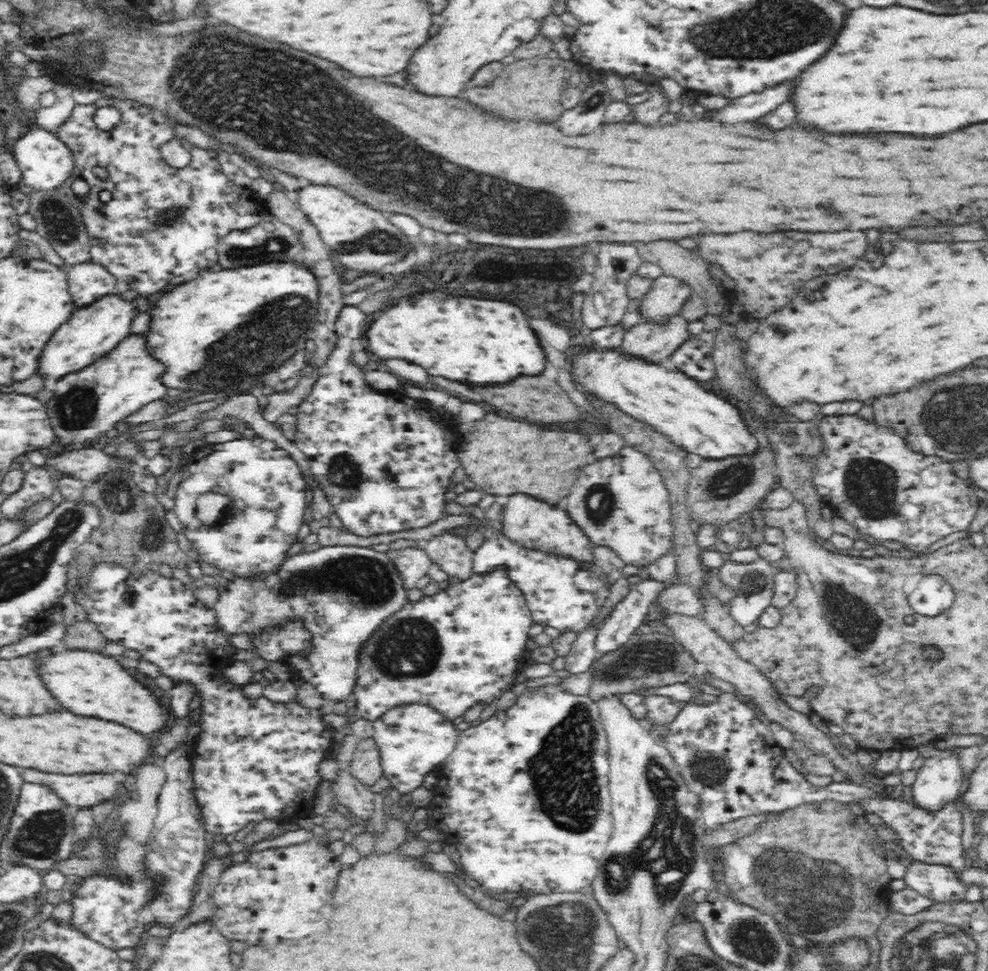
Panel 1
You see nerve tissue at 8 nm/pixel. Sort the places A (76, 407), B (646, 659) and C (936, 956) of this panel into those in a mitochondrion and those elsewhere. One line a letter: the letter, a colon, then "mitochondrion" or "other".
A: mitochondrion
B: mitochondrion
C: mitochondrion

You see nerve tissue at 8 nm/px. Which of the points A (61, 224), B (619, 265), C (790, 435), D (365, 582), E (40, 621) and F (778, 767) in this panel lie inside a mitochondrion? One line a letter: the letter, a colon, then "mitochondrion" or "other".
A: mitochondrion
B: other
C: mitochondrion
D: mitochondrion
E: other
F: other

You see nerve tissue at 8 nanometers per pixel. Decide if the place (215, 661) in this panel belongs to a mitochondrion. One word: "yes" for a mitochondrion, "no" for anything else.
no

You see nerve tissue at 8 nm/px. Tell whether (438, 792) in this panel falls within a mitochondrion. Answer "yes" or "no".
no

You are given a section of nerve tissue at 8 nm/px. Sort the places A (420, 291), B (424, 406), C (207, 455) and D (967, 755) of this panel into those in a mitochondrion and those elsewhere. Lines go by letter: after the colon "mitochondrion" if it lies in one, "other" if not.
A: other
B: other
C: other
D: other

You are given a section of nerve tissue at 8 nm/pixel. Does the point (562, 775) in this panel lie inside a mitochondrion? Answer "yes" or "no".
yes

